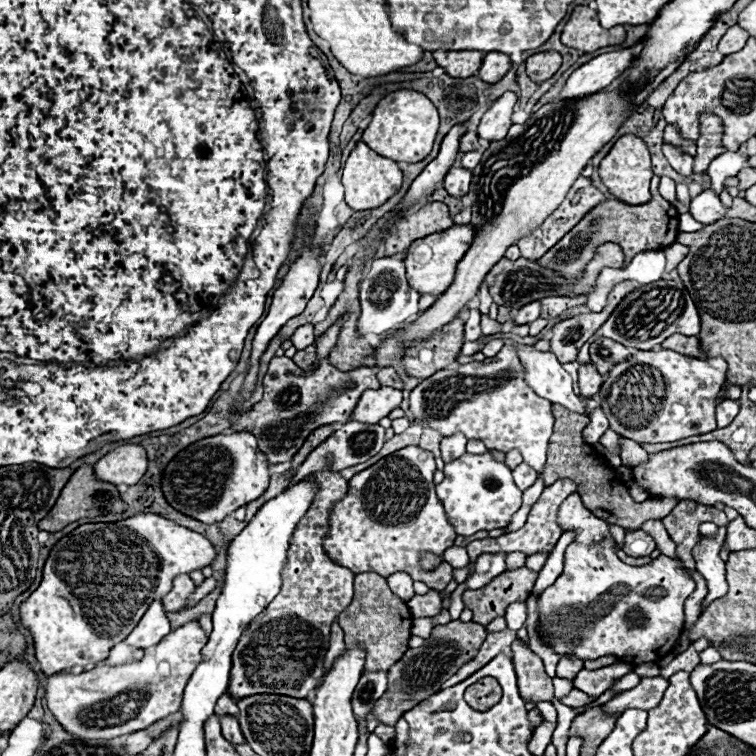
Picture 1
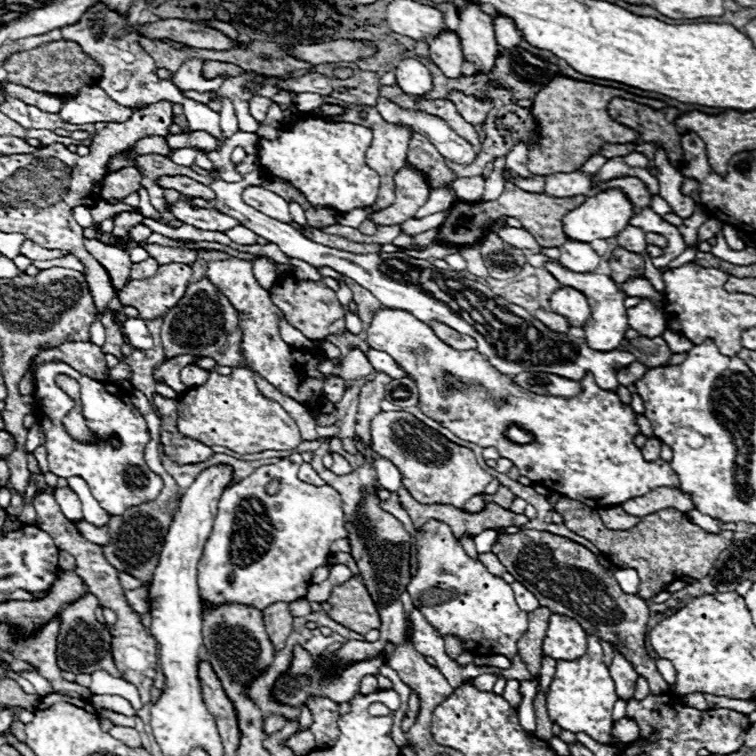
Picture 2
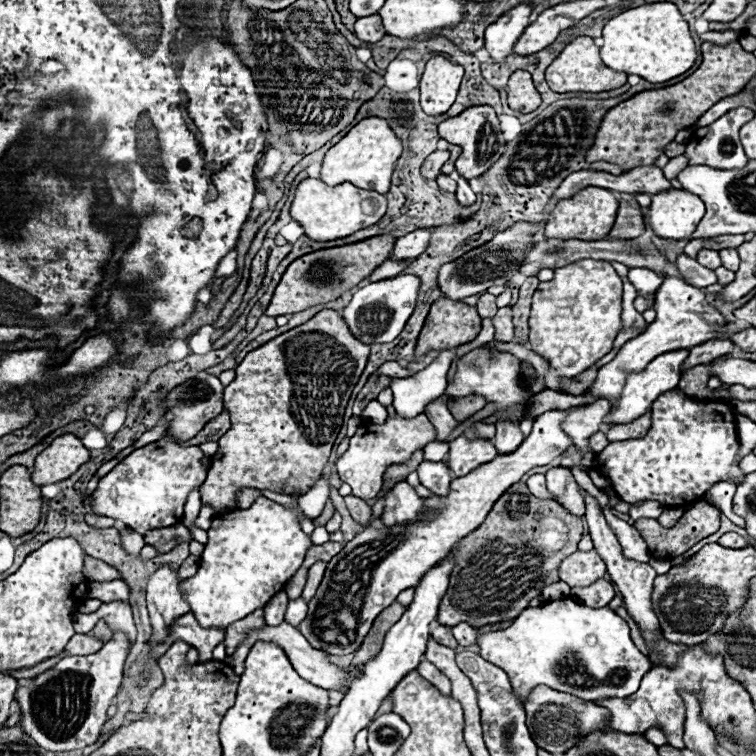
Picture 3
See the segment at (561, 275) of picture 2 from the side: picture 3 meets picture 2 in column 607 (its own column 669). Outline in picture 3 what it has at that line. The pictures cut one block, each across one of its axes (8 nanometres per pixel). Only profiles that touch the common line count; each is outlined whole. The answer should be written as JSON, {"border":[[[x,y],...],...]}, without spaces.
{"border":[[[664,276],[662,286],[656,290],[654,310],[658,312],[656,320],[652,324],[648,324],[642,334],[638,334],[636,338],[630,338],[620,348],[620,352],[616,354],[616,358],[598,370],[598,374],[596,374],[590,390],[586,390],[582,394],[582,398],[594,396],[596,400],[604,398],[610,404],[616,404],[618,396],[624,390],[626,378],[630,374],[636,374],[636,372],[644,370],[658,354],[672,352],[672,350],[682,350],[682,348],[692,348],[692,346],[698,346],[698,344],[702,344],[706,340],[726,338],[728,336],[722,330],[722,326],[726,324],[726,320],[722,318],[722,314],[714,306],[710,306],[710,304],[706,306],[706,314],[704,314],[704,292],[698,290],[698,288],[694,288],[694,286],[690,286],[690,284],[686,284],[682,278]]]}

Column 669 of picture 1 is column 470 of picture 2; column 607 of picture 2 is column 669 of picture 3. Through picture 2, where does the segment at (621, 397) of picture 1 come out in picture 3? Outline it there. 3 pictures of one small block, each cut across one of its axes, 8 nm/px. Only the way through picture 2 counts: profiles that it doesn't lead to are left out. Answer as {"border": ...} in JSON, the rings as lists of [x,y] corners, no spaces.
{"border":[[[680,388],[668,390],[652,404],[652,426],[644,438],[630,438],[622,442],[610,442],[602,452],[596,454],[596,468],[610,480],[612,490],[624,502],[656,500],[668,508],[680,508],[696,498],[704,496],[710,484],[732,478],[736,484],[744,478],[738,468],[738,434],[736,434],[736,412],[730,402],[724,400],[698,400],[684,394]]]}

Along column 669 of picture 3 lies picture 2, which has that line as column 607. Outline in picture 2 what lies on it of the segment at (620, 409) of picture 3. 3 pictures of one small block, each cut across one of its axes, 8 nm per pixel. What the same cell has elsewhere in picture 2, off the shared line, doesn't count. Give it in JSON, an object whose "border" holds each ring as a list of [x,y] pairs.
{"border":[[[178,148],[172,152],[170,160],[176,164],[184,164],[184,166],[196,164],[196,166],[210,172],[210,178],[212,178],[210,188],[216,192],[216,202],[206,202],[202,198],[194,198],[196,206],[216,208],[216,210],[232,216],[242,226],[250,228],[256,236],[262,236],[268,242],[274,242],[286,256],[306,260],[308,264],[312,264],[316,268],[328,266],[328,268],[340,272],[342,276],[352,278],[354,282],[358,282],[360,286],[370,290],[384,306],[408,310],[422,322],[430,322],[430,320],[444,322],[446,326],[452,326],[452,330],[456,330],[458,334],[472,336],[478,342],[476,350],[480,350],[480,354],[484,354],[488,358],[488,362],[492,362],[492,366],[496,366],[496,370],[500,370],[508,376],[520,374],[522,370],[528,370],[528,372],[546,370],[548,374],[558,374],[562,378],[572,378],[574,382],[578,382],[586,376],[586,372],[590,372],[600,388],[616,392],[620,386],[618,384],[618,370],[636,360],[632,354],[628,354],[624,350],[612,350],[610,354],[600,354],[600,352],[588,348],[588,344],[582,338],[570,338],[566,334],[552,332],[522,306],[506,302],[504,298],[494,294],[488,286],[468,280],[454,270],[440,270],[430,260],[410,258],[408,254],[402,254],[402,252],[382,254],[382,256],[378,256],[378,254],[366,254],[366,256],[364,254],[350,254],[350,252],[340,252],[336,248],[328,248],[328,246],[322,246],[314,240],[308,240],[296,228],[276,222],[274,218],[268,218],[242,202],[242,192],[247,186],[251,183],[261,185],[262,180],[265,180],[264,173],[262,176],[260,168],[245,175],[242,182],[226,182],[214,172],[212,162],[202,152],[194,150],[194,148]]]}

